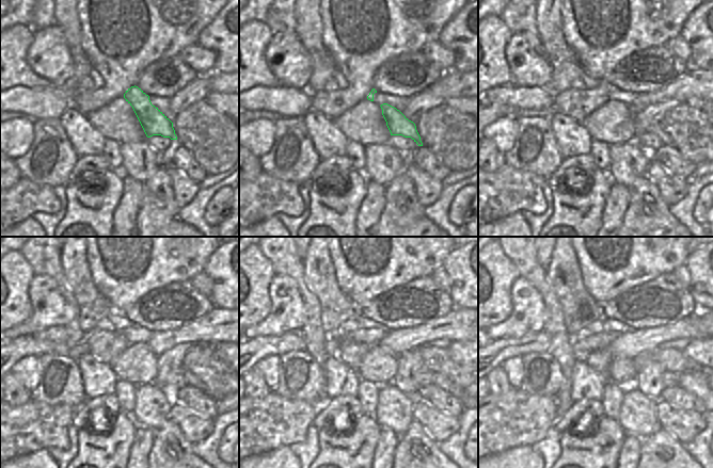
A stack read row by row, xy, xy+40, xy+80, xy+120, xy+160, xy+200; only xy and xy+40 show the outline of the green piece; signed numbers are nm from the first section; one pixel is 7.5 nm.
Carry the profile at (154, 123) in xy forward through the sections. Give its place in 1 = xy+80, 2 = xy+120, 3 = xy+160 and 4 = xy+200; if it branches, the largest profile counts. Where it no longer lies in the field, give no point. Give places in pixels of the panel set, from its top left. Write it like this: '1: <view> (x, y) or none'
1: xy+80 (666, 140)
2: xy+120 (191, 380)
3: xy+160 (441, 381)
4: xy+200 (695, 383)

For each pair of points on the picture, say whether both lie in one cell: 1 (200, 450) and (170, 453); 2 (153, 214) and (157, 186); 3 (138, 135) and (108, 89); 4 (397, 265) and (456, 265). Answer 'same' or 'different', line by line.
1: different
2: same
3: different
4: different

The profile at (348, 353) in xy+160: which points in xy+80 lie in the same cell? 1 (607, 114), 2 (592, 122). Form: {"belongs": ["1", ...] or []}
{"belongs": []}

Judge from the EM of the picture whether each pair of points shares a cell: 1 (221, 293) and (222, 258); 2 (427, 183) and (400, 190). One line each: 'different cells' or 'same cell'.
1: same cell
2: different cells

